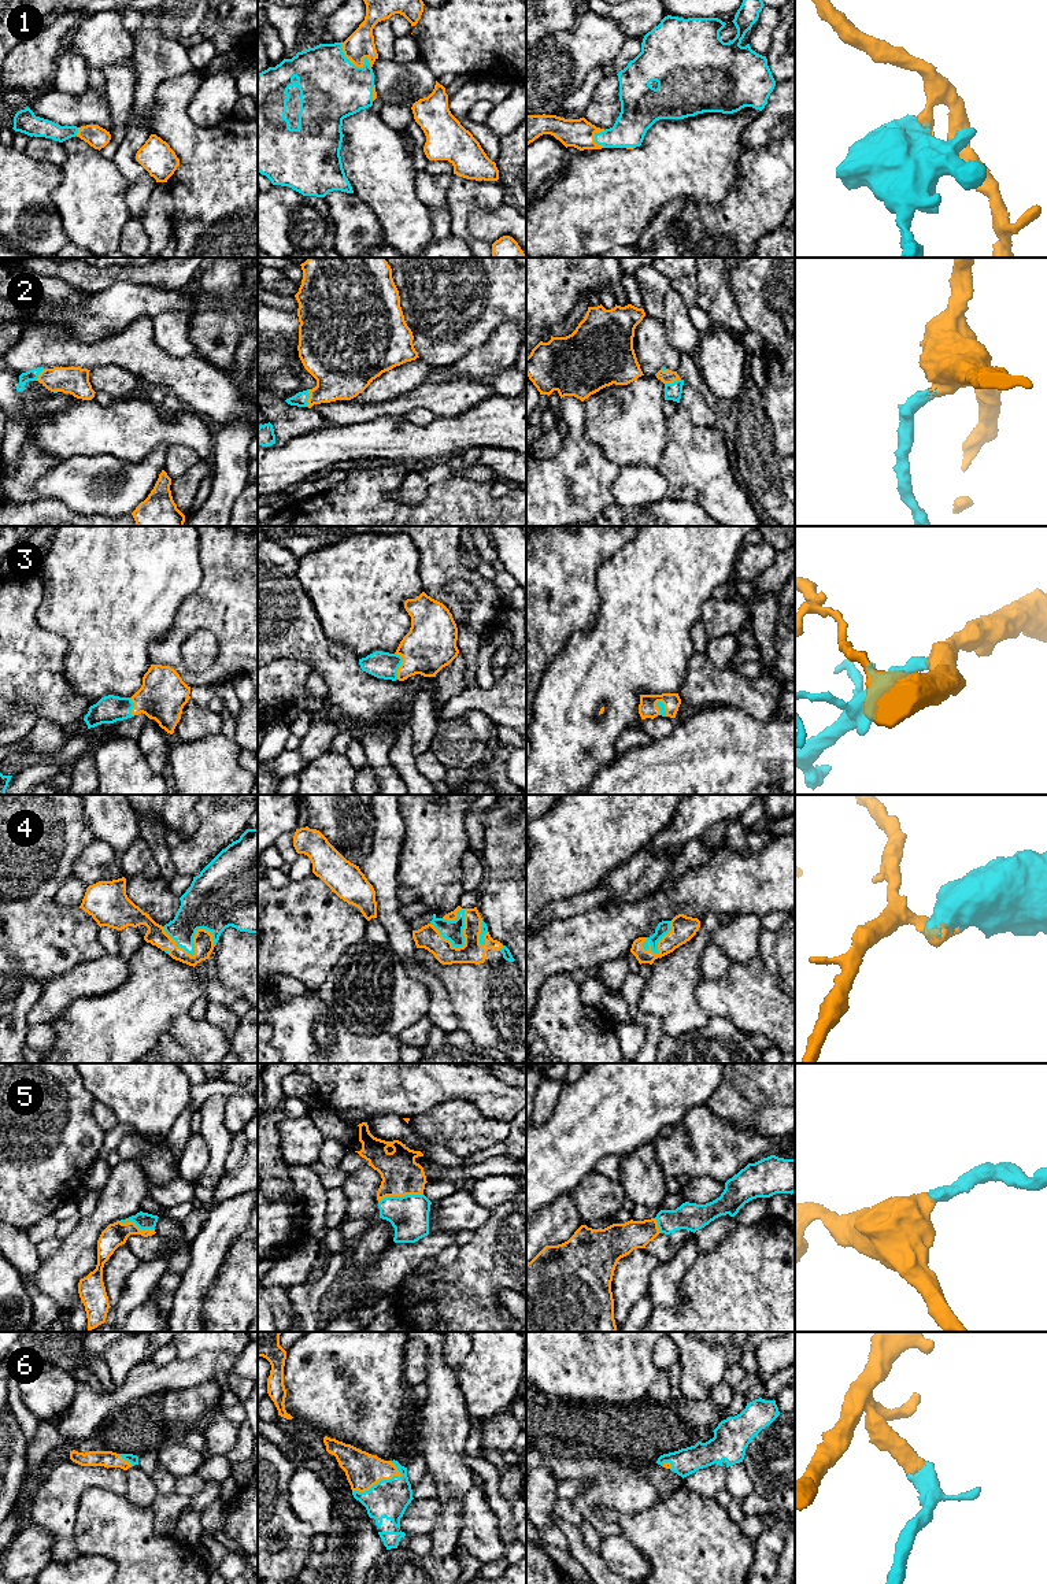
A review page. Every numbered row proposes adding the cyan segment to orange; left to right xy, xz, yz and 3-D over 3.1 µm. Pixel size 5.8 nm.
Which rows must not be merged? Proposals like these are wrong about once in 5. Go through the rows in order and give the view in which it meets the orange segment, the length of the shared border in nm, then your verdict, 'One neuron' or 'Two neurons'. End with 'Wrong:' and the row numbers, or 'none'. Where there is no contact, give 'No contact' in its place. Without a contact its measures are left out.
1: Touches orange in xz. Shared border 240 nm. One neuron
2: Touches orange in xz. Shared border 110 nm. One neuron
3: Touches orange in xz. Shared border 160 nm. One neuron
4: Touches orange in xz. Shared border 240 nm. One neuron
5: Touches orange in xz. Shared border 280 nm. One neuron
6: Touches orange in xz. Shared border 320 nm. One neuron
Wrong: none

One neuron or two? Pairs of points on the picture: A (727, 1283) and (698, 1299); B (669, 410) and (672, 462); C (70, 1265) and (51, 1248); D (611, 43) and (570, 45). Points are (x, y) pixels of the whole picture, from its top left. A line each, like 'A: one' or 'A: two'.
A: one
B: two
C: two
D: one

